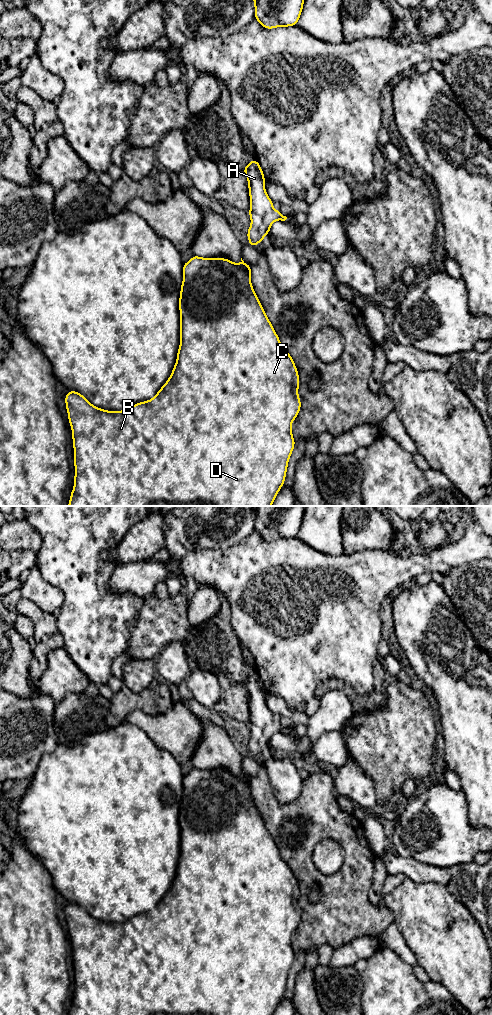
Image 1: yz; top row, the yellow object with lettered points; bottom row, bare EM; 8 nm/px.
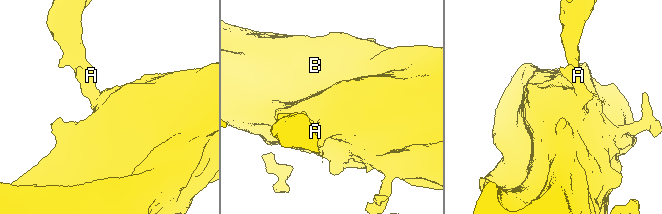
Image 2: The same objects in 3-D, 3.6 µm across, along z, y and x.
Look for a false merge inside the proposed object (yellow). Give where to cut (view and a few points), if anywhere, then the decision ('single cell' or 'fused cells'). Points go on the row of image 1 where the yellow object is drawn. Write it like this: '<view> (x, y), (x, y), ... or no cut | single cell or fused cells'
no cut | single cell

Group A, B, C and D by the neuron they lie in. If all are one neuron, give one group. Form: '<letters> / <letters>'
A B C D

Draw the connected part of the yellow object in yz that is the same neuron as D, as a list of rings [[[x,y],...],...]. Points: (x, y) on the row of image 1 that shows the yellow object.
[[[194,255],[187,263],[183,263],[183,281],[181,284],[179,297],[180,346],[177,352],[177,360],[167,382],[160,388],[152,399],[144,402],[138,402],[122,411],[108,411],[94,406],[77,391],[68,391],[65,395],[68,421],[72,428],[71,435],[73,439],[75,467],[74,488],[71,491],[68,506],[271,506],[275,501],[277,494],[284,485],[288,461],[295,446],[295,439],[292,436],[291,424],[296,419],[301,409],[301,400],[298,395],[299,374],[291,355],[281,345],[279,336],[276,334],[274,327],[264,312],[264,308],[252,287],[251,266],[246,264],[242,258],[241,261],[241,263],[233,263],[227,258],[202,258]]]

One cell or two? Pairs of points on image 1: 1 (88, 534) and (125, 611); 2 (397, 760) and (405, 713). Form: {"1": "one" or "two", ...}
{"1": "one", "2": "one"}

